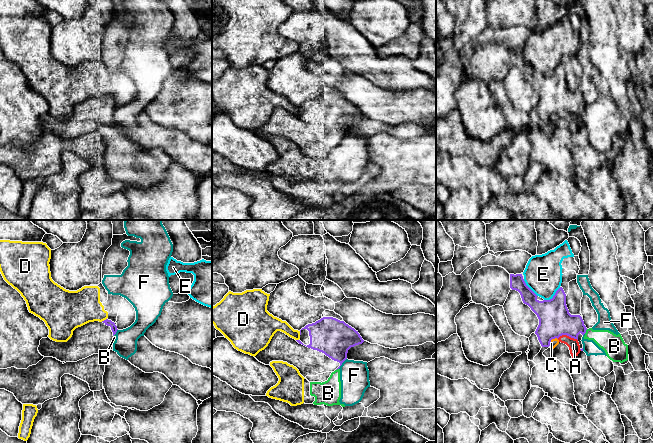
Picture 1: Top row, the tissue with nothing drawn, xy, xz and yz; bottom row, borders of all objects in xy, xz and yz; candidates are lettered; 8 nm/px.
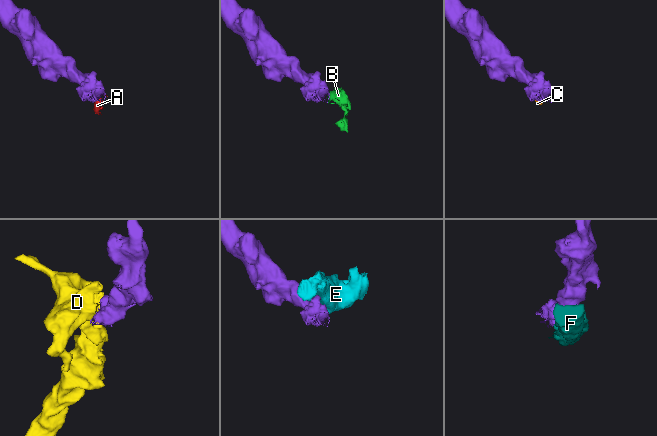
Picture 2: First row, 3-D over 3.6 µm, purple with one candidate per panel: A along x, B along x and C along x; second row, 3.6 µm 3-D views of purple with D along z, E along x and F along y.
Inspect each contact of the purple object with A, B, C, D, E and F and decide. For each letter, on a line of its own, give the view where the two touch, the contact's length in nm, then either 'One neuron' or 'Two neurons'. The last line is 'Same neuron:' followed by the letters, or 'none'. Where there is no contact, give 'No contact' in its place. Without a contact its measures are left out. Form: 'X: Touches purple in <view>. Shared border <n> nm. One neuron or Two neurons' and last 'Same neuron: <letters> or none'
A: Touches purple in yz. Shared border 170 nm. Two neurons
B: Touches purple in yz. Shared border 50 nm. Two neurons
C: Touches purple in yz. Shared border 90 nm. Two neurons
D: Touches purple in xy. Shared border 50 nm. Two neurons
E: Touches purple in yz. Shared border 170 nm. Two neurons
F: Touches purple in xz. Shared border 110 nm. Two neurons
Same neuron: none

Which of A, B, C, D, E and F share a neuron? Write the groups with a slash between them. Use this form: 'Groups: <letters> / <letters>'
Groups: A C / B F / D / E

